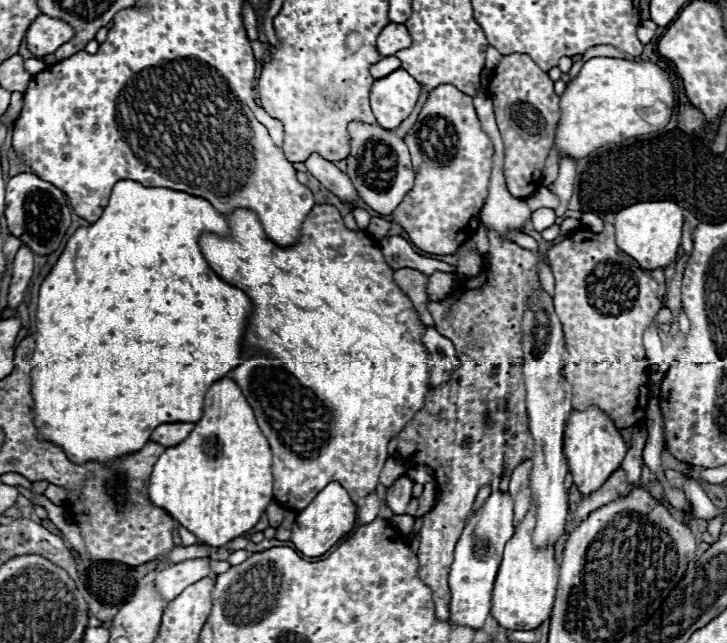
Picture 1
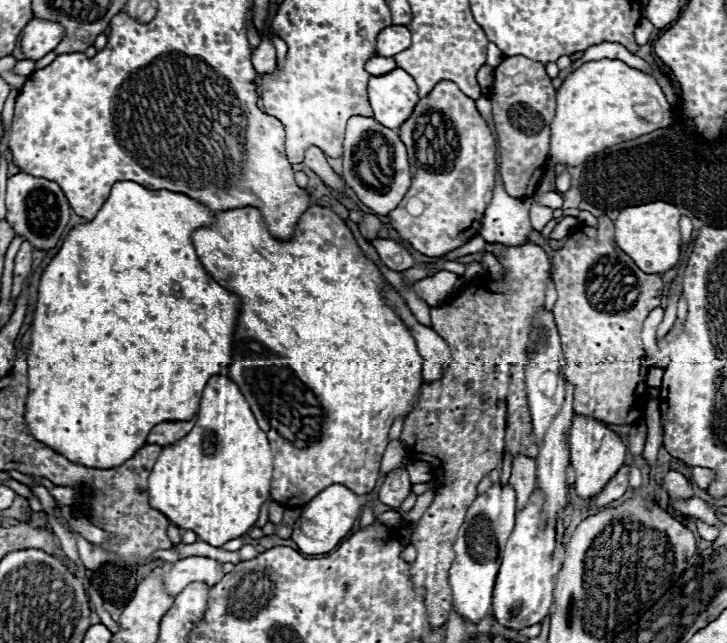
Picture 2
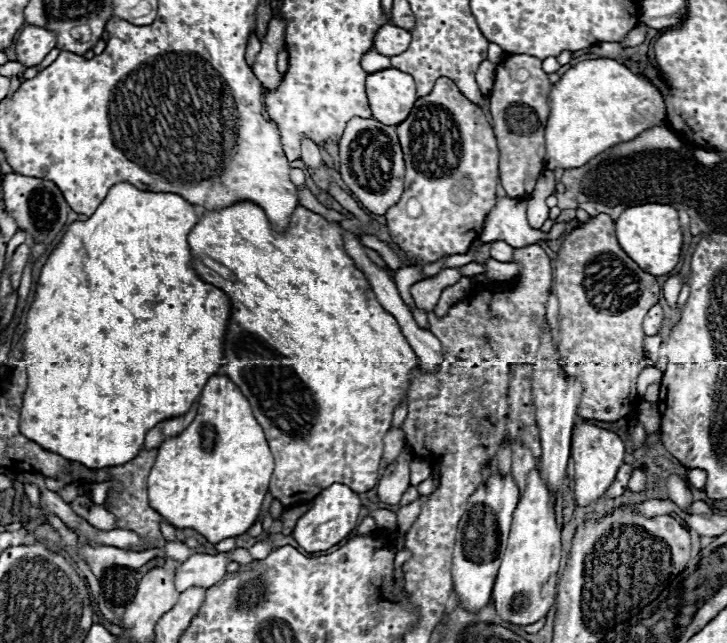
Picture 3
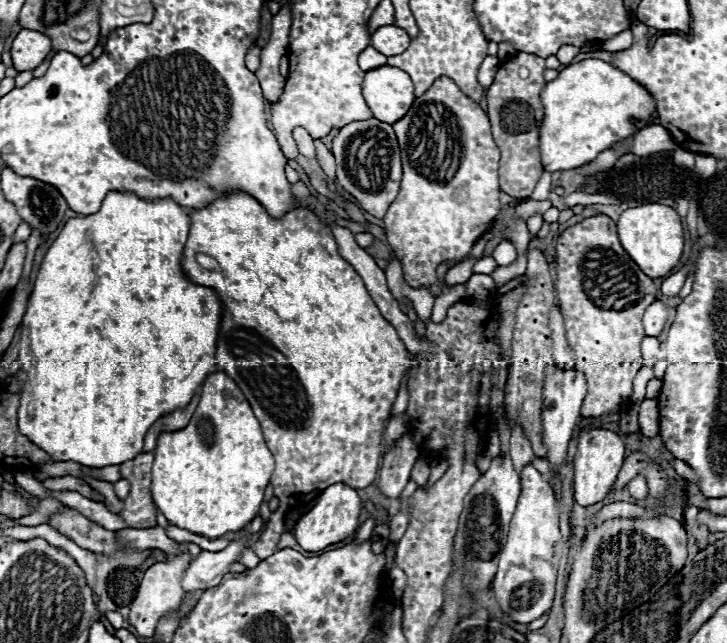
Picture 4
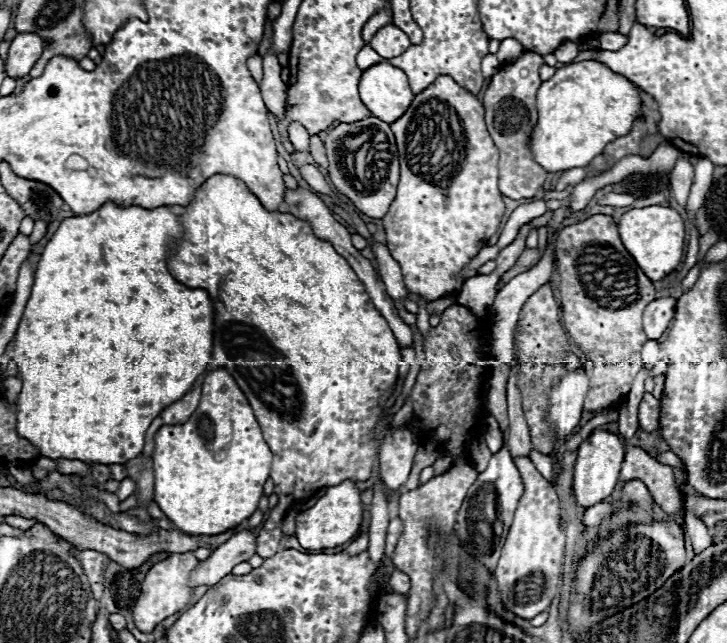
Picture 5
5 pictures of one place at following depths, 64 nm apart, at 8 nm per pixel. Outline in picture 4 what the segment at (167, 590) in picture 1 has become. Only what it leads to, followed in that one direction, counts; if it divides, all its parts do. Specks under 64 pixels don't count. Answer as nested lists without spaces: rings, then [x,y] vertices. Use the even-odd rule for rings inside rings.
[[[230,542],[230,546],[220,552],[204,550],[200,556],[196,556],[190,562],[188,570],[184,572],[182,588],[186,592],[192,592],[192,590],[206,590],[218,586],[224,574],[230,572],[230,564],[238,562],[242,550],[246,550],[244,542]]]

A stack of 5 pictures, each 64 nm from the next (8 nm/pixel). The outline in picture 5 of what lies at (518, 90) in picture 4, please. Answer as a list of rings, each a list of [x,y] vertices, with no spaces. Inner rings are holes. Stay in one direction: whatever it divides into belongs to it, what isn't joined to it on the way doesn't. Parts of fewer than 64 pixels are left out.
[[[524,52],[518,60],[502,64],[500,70],[492,76],[488,90],[484,92],[486,126],[500,150],[500,164],[498,164],[500,166],[500,192],[514,200],[534,198],[536,190],[546,180],[544,168],[534,162],[532,152],[530,152],[530,134],[538,122],[536,92],[542,84],[540,80],[542,64],[544,64],[542,56],[534,52]]]

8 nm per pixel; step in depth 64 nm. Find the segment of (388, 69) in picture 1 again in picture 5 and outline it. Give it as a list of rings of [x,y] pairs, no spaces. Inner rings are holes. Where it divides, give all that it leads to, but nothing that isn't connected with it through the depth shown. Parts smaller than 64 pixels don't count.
[[[368,44],[358,54],[358,66],[360,66],[360,70],[368,70],[374,64],[380,64],[380,62],[384,62],[384,58],[380,58],[380,54],[376,54]]]

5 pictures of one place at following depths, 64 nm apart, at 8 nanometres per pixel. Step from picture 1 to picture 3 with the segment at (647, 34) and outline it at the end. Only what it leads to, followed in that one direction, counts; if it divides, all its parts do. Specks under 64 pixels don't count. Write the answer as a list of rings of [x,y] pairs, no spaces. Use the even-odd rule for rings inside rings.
[[[638,24],[620,44],[624,46],[624,48],[632,48],[632,46],[640,46],[644,40],[646,40],[646,34],[648,34],[648,30],[650,30],[650,26],[648,24]]]

